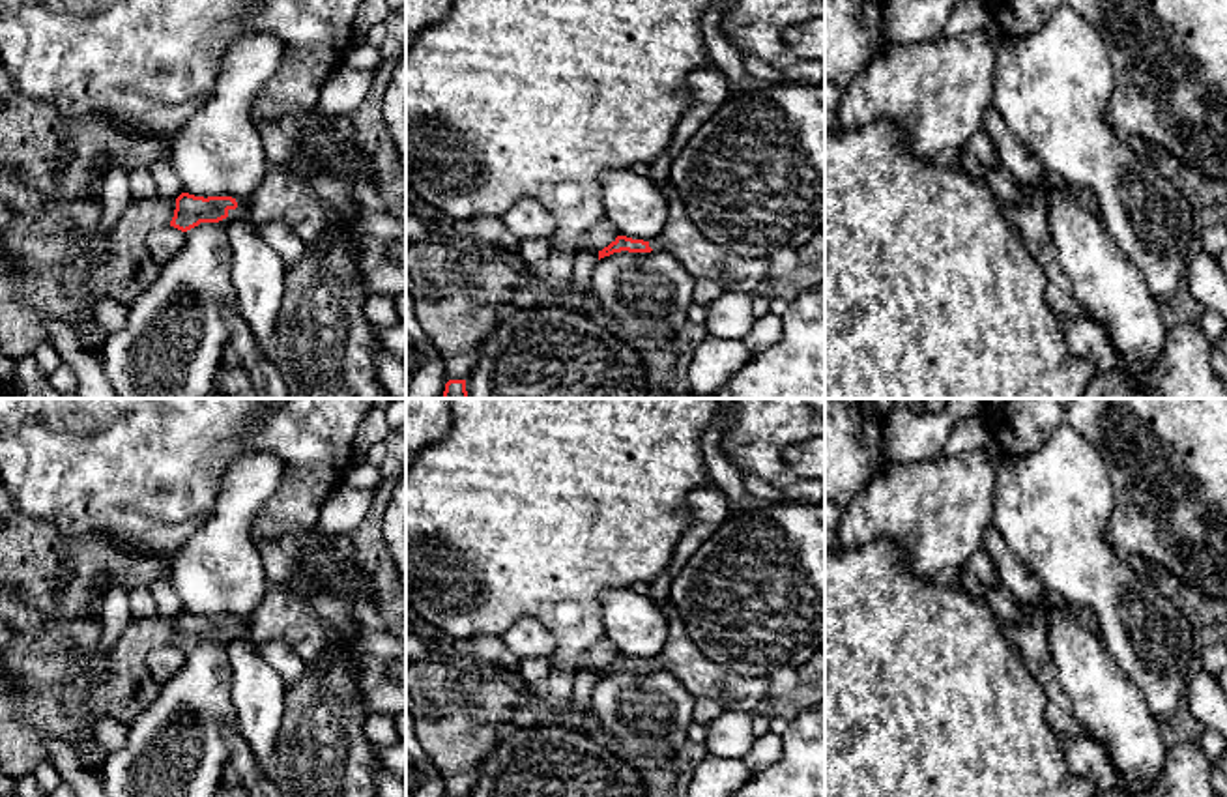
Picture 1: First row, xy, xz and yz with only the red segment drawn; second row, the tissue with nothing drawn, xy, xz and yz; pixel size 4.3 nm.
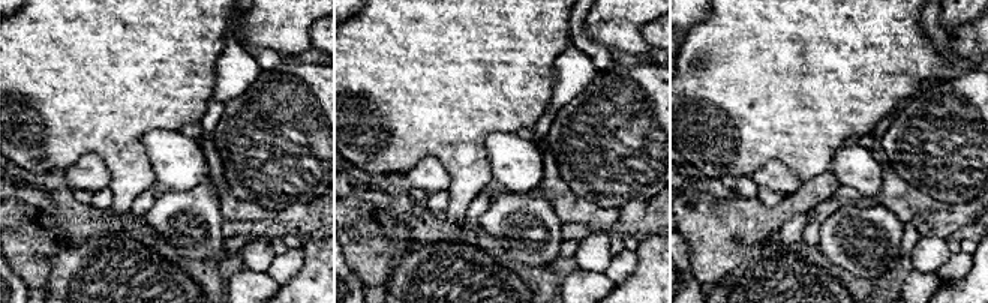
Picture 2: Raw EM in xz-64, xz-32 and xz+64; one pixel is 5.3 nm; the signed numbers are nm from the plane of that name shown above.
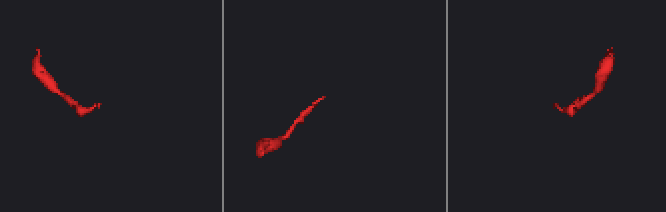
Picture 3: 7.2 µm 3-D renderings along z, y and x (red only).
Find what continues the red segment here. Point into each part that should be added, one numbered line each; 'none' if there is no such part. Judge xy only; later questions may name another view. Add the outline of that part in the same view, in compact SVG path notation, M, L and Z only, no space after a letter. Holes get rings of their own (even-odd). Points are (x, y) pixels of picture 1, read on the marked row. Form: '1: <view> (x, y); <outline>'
1: xy (281, 195); M269 167L251 200L238 202L238 210L256 226L286 223L310 249L318 247L331 219L329 208L309 187L309 180L277 167Z

